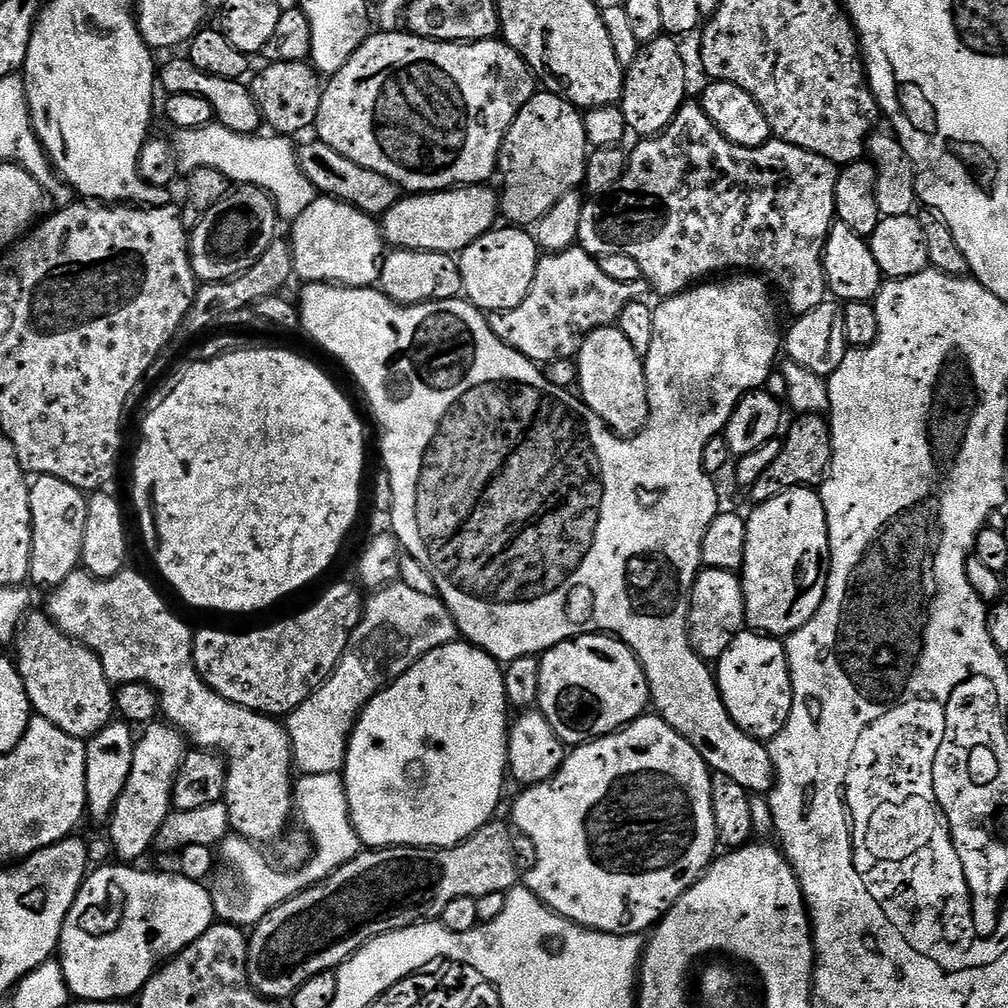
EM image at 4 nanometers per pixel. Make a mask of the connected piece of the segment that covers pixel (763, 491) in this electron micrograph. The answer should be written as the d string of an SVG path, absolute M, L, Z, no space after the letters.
M823 415L800 416L792 424L788 433L782 436L780 453L766 469L766 474L754 482L750 490L753 505L765 504L786 488L815 489L828 475L828 463L832 461L832 429Z

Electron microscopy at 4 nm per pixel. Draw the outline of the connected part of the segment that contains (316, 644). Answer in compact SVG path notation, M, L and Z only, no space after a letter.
M353 584L326 589L305 612L269 628L253 632L197 631L192 637L192 661L198 674L219 696L238 706L264 716L287 717L327 682L350 642L350 634L364 616L365 593Z

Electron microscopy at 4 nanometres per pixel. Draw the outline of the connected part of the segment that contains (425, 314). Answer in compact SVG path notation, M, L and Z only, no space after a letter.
M748 274L743 277L745 280L728 280L725 284L712 284L716 282L704 282L699 286L693 286L686 292L680 292L676 296L667 297L660 305L657 303L654 308L654 343L650 346L648 355L643 357L644 373L646 374L646 382L648 383L648 421L644 423L644 429L637 432L635 436L623 437L616 435L608 425L601 422L591 410L585 405L583 399L576 394L565 394L563 391L557 390L554 386L550 386L550 382L546 382L543 371L532 361L527 360L522 354L518 354L516 350L503 344L498 337L492 332L492 328L488 325L488 316L481 312L479 308L474 307L473 304L468 303L467 299L457 298L454 300L431 300L425 304L412 304L405 306L403 304L396 304L390 297L385 296L380 291L379 287L373 286L371 288L342 288L335 284L304 284L301 287L300 302L298 301L298 309L300 313L300 325L302 332L305 332L314 343L320 348L325 348L350 375L356 379L358 387L364 391L364 396L368 399L368 404L372 407L372 412L376 415L376 420L380 423L380 452L384 455L383 471L390 478L390 490L392 491L392 510L390 513L390 521L392 520L391 531L394 533L401 549L407 555L416 559L419 564L424 567L434 580L436 587L435 595L443 600L444 605L448 607L448 612L454 618L459 635L463 637L469 644L475 644L476 647L481 648L483 652L487 652L489 656L493 656L497 662L507 662L510 660L517 660L523 656L539 657L541 654L548 651L548 649L558 646L563 640L574 640L578 636L587 636L589 634L611 634L616 639L621 640L622 643L630 649L638 658L638 662L642 666L644 676L648 680L648 691L650 693L651 703L656 704L655 711L669 726L678 734L682 734L682 738L686 738L686 742L690 742L690 746L694 746L694 750L698 750L698 754L708 763L709 769L712 772L721 772L730 778L734 778L734 782L738 782L738 786L742 786L750 794L767 794L772 791L773 783L776 779L776 772L772 768L772 759L768 753L767 747L761 741L755 740L752 736L747 736L741 728L736 725L730 718L730 714L726 710L723 698L720 697L720 687L716 684L716 678L713 669L703 660L698 653L693 650L691 644L688 643L688 597L692 594L692 587L696 581L696 575L702 570L700 563L700 555L702 554L702 538L706 538L706 530L710 530L710 522L714 522L714 518L722 511L722 504L720 504L720 496L716 493L717 481L709 476L704 471L702 466L702 454L706 450L706 442L710 442L710 438L721 435L724 428L728 425L728 419L731 418L733 410L738 406L738 402L744 397L747 392L754 392L763 389L768 382L769 374L774 371L772 364L776 360L776 351L779 353L782 348L782 336L776 333L776 308L772 305L772 300L768 297L770 288L763 279L757 278L755 275Z

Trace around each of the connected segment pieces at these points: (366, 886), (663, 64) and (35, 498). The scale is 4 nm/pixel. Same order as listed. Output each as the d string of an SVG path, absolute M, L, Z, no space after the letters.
M489 822L485 824L468 840L463 840L462 843L455 844L452 848L377 848L375 850L362 850L353 860L346 862L341 868L331 872L319 884L313 884L312 887L305 888L302 892L297 892L295 896L290 897L286 902L282 902L276 908L270 909L260 919L259 924L255 925L250 932L248 942L248 980L252 983L253 990L259 996L269 1000L277 1002L287 1001L298 990L298 986L302 986L302 982L306 982L306 978L314 978L314 974L322 974L323 972L330 972L339 968L344 961L350 959L368 941L379 936L385 936L391 932L396 933L403 928L413 928L415 924L439 921L442 910L446 910L446 906L450 906L450 902L454 902L454 898L475 898L485 896L486 894L494 894L495 892L507 893L509 890L517 887L519 880L516 879L519 876L521 879L522 876L522 868L520 872L519 866L516 865L517 837L507 823L505 823L506 825L496 823Z
M662 34L643 45L625 71L623 94L618 107L626 118L629 131L638 138L651 138L663 133L676 117L677 110L687 101L688 70L677 44L675 37Z
M49 476L35 477L28 493L32 515L30 580L37 589L40 587L44 588L43 590L51 590L66 582L66 578L70 578L70 574L81 567L89 497L70 486L70 482L62 482L62 478Z

